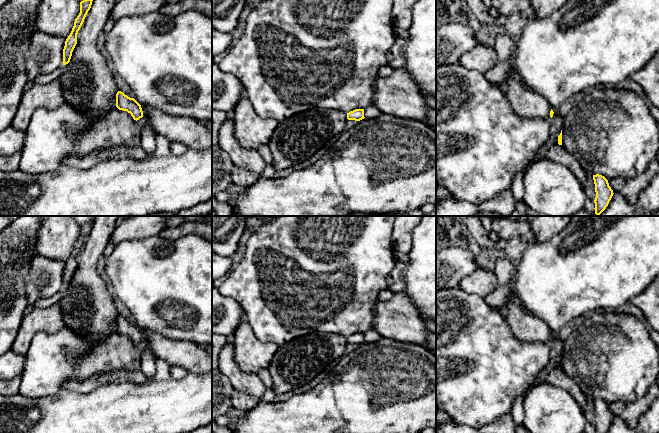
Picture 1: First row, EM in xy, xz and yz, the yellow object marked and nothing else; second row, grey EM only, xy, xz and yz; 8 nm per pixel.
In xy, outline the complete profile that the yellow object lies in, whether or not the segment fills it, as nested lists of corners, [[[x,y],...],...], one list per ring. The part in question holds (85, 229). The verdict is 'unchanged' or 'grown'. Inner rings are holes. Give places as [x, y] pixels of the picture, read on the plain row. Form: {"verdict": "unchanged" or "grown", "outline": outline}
{"verdict": "unchanged", "outline": [[[92,220],[90,223],[86,223],[80,226],[80,237],[75,243],[70,259],[65,265],[65,270],[63,273],[63,289],[66,289],[70,286],[72,276],[77,268],[78,255],[80,254],[87,237],[91,232],[93,221],[94,220]]]}

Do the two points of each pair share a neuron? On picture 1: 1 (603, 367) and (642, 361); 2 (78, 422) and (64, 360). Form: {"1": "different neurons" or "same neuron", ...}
{"1": "same neuron", "2": "different neurons"}

